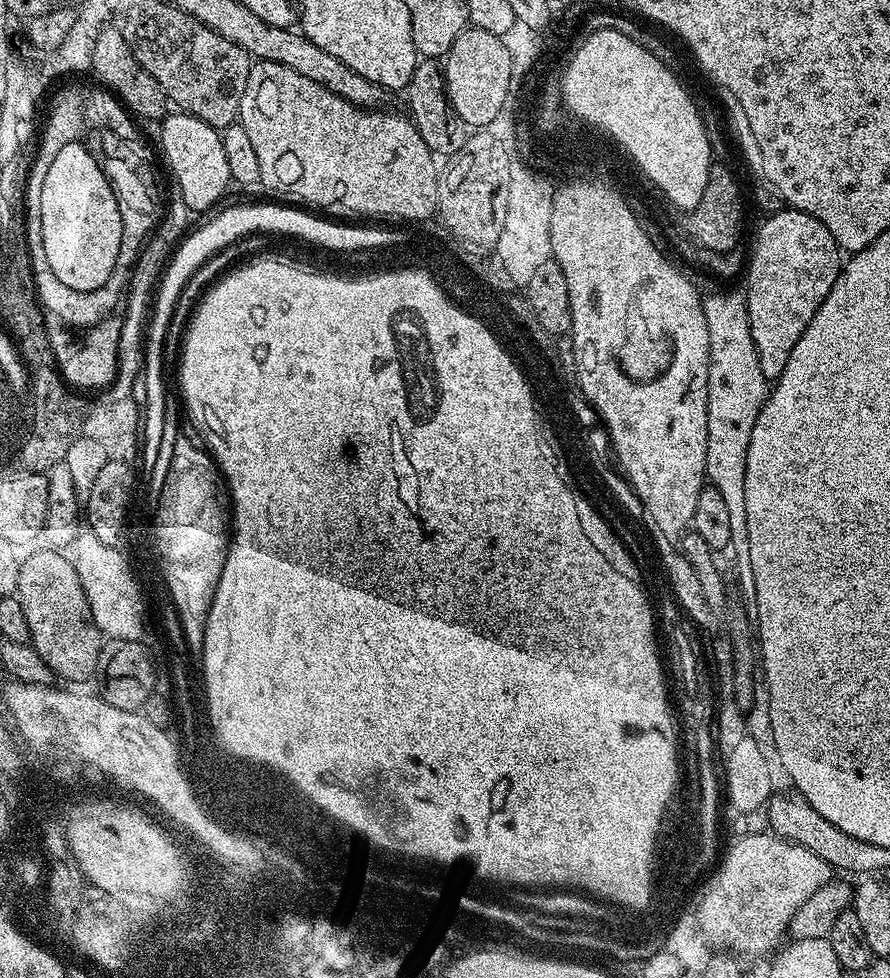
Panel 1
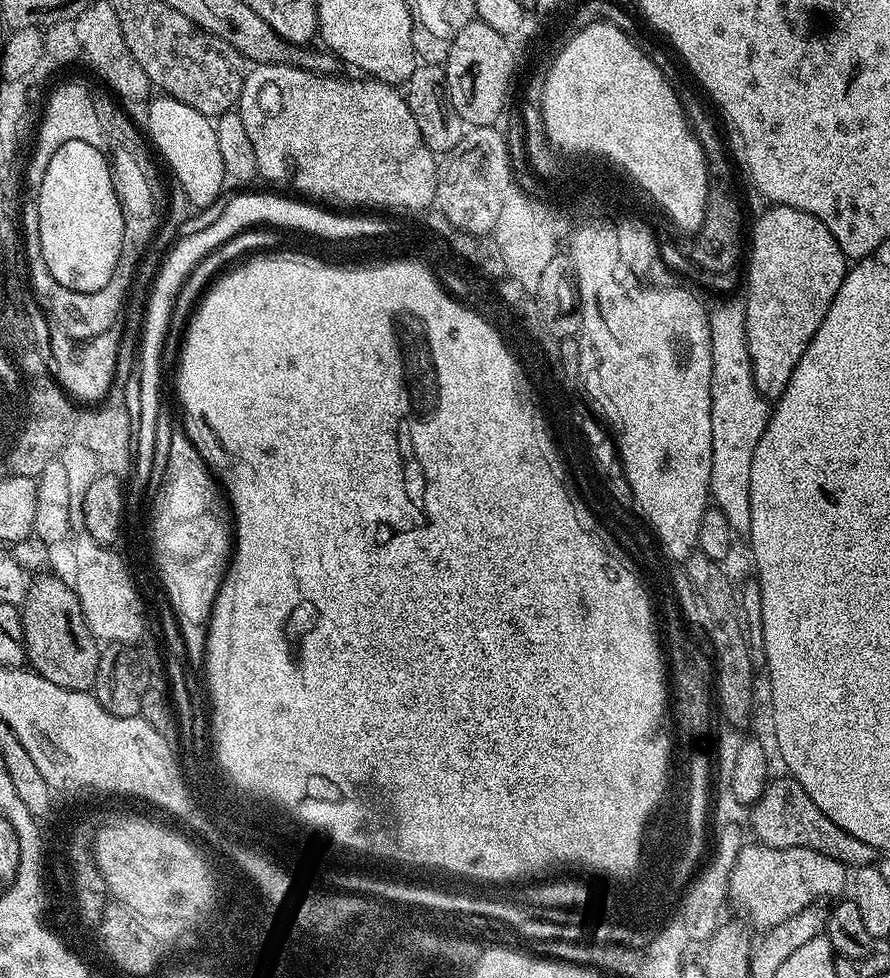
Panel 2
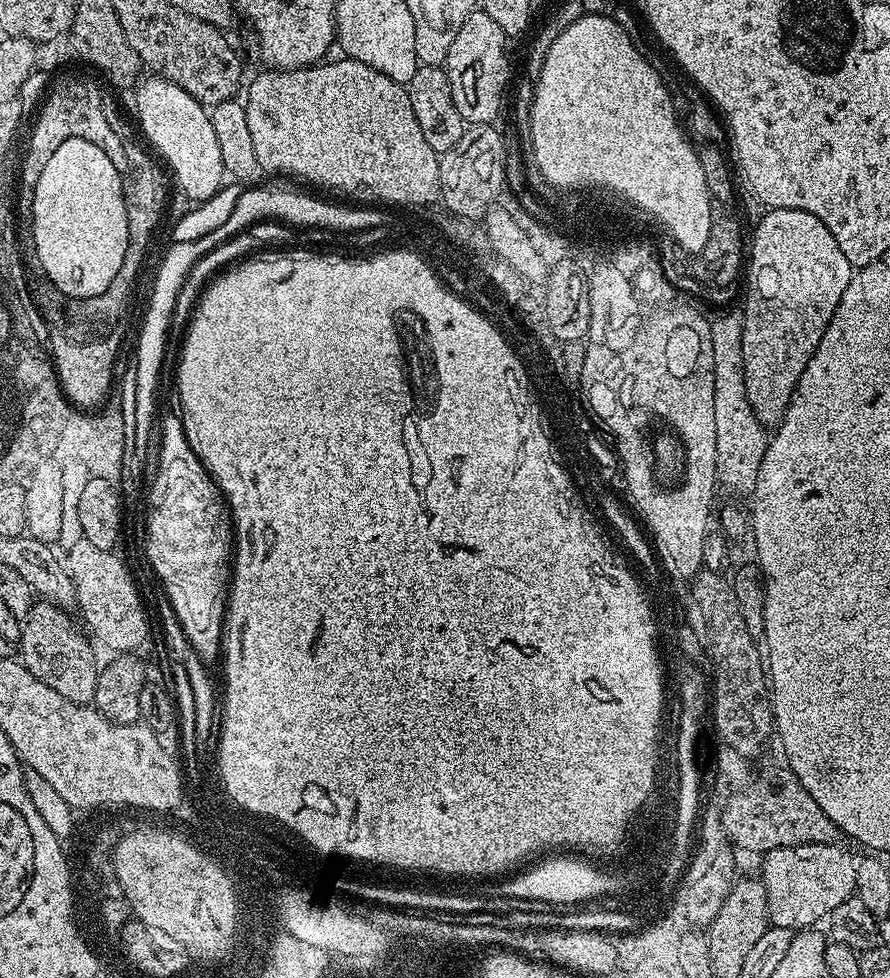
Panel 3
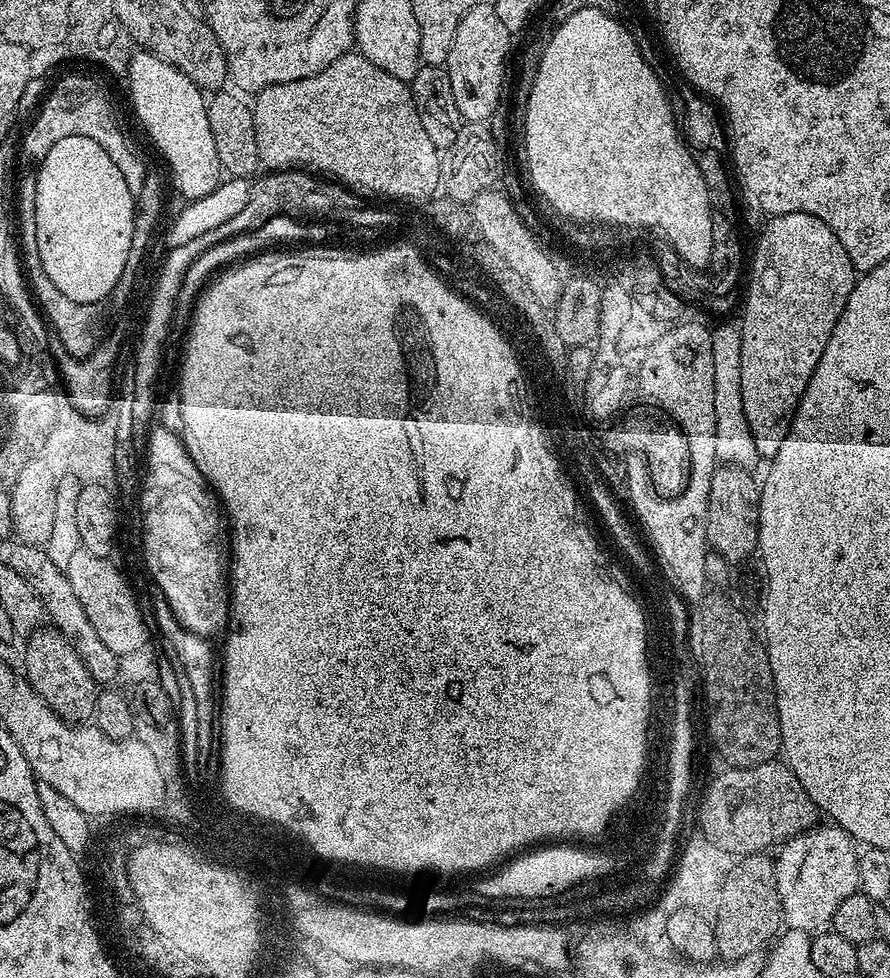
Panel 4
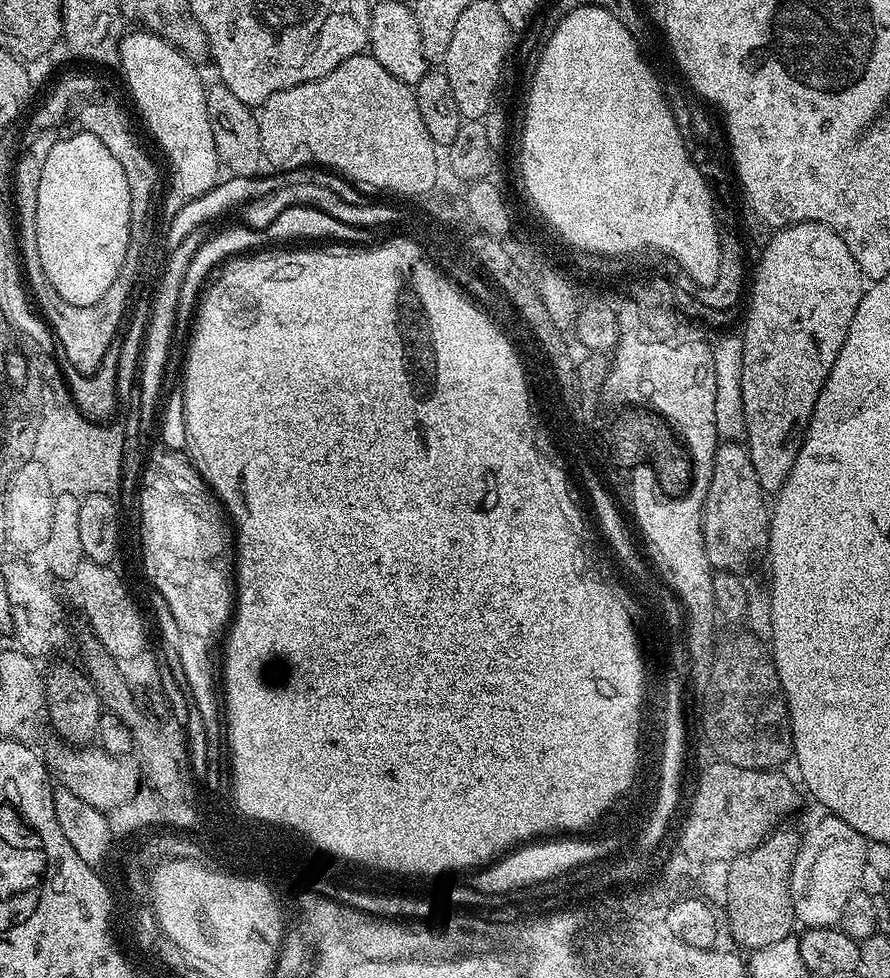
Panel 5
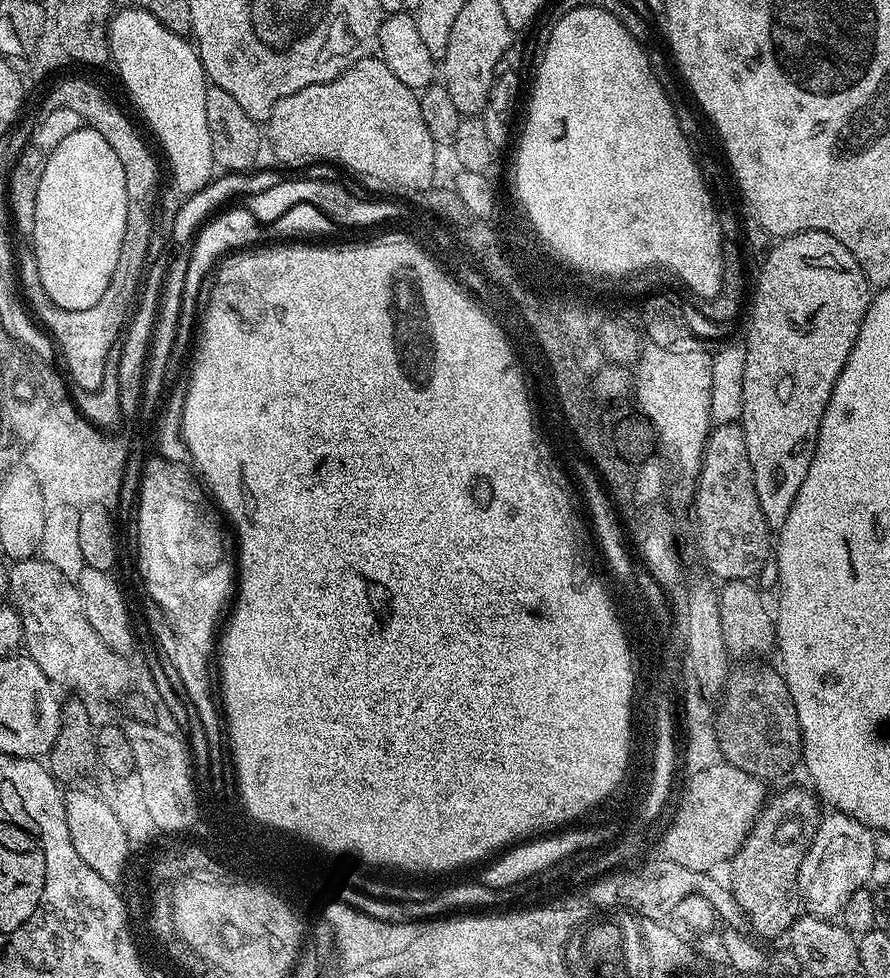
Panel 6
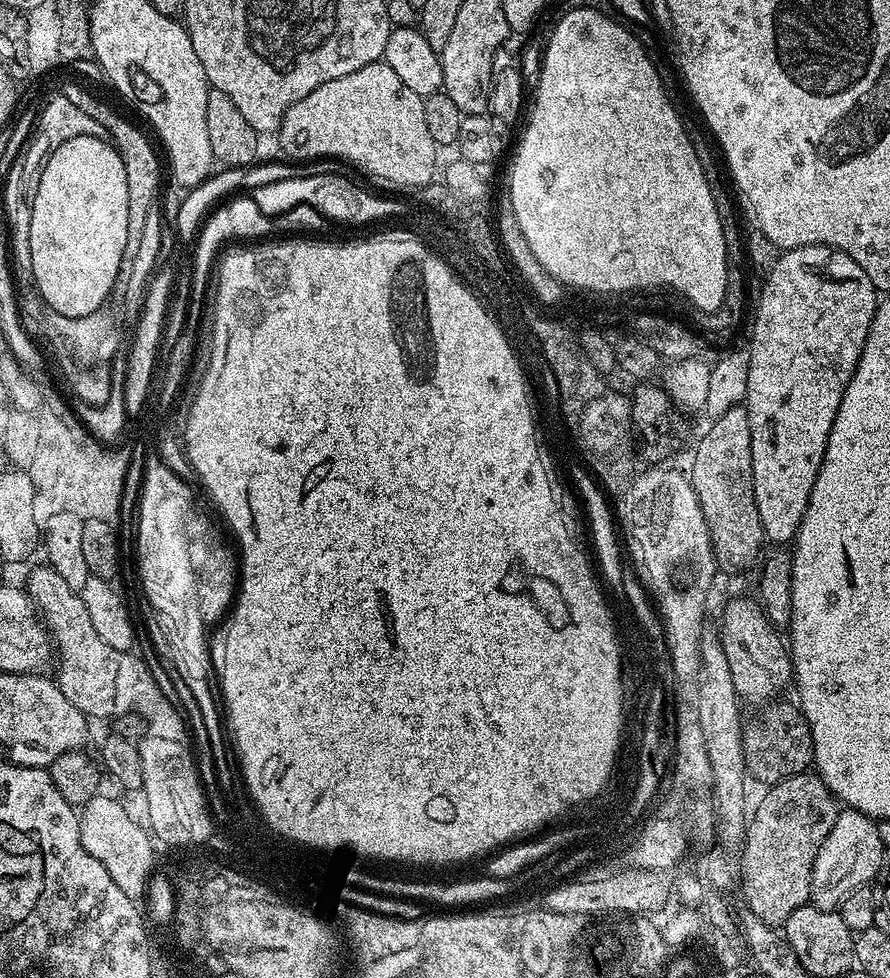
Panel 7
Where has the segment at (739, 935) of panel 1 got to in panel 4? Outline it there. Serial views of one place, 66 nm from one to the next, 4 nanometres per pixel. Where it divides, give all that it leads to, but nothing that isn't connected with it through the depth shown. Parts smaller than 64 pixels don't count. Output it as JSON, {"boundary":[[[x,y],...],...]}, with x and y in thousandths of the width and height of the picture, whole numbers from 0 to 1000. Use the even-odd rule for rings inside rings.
{"boundary":[[[918,845],[892,856],[875,868],[876,876],[870,879],[880,944],[909,955],[929,950],[937,930],[966,907],[963,860],[944,847],[929,846]]]}

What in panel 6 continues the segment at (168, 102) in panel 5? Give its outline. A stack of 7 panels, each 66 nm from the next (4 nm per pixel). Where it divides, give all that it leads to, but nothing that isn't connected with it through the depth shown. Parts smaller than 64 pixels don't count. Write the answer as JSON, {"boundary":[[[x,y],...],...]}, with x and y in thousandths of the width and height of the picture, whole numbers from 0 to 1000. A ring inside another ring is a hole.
{"boundary":[[[140,6],[136,12],[134,9],[126,16],[120,35],[121,55],[128,66],[129,77],[131,74],[136,84],[144,89],[154,112],[162,118],[158,119],[161,126],[174,129],[189,149],[183,158],[193,171],[192,187],[207,196],[208,201],[228,194],[240,183],[244,170],[240,153],[236,149],[236,129],[231,125],[231,92],[236,83],[229,76],[224,53],[203,34],[192,33],[187,27],[182,27],[182,22],[173,18],[173,14],[147,6]]]}

